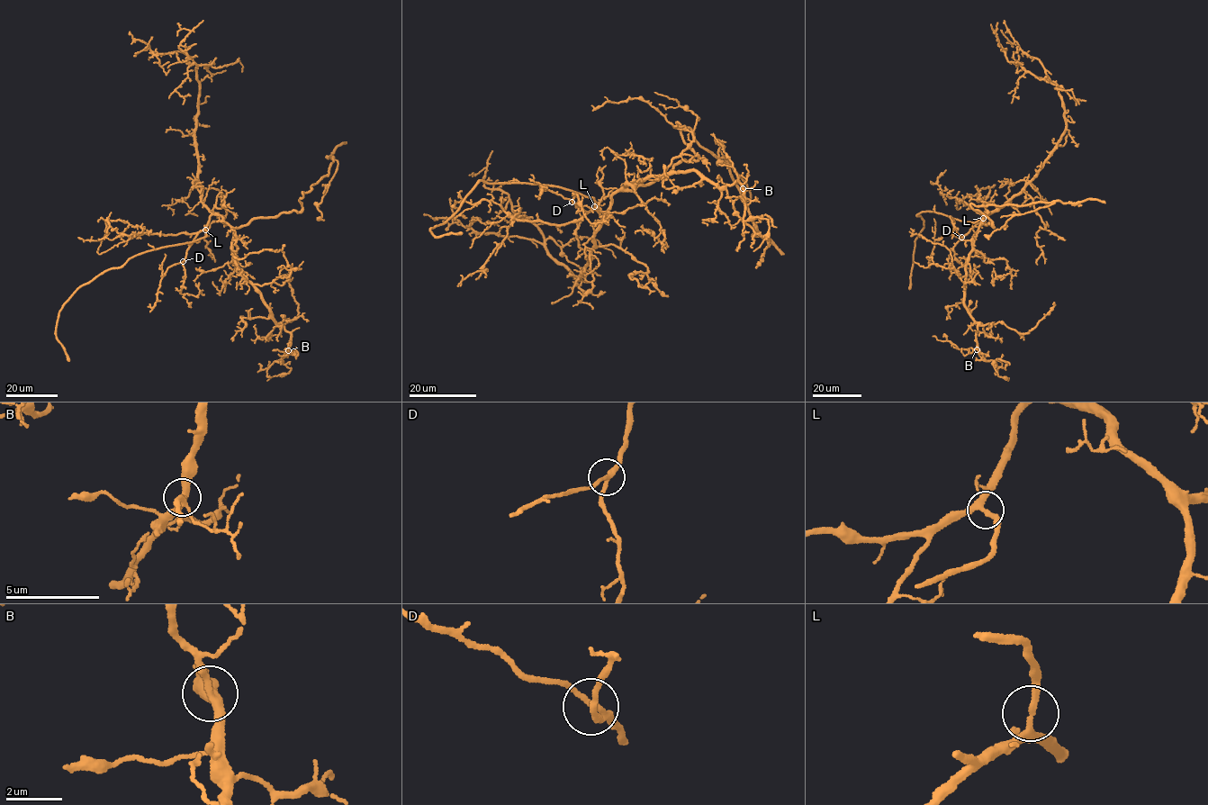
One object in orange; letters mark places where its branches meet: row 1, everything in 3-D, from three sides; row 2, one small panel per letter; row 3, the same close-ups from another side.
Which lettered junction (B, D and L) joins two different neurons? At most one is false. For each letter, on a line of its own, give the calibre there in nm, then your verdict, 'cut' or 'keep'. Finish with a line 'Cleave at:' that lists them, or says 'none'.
B: calibre 280 nm; keep
D: calibre 170 nm; keep
L: calibre 200 nm; keep
Cleave at: none

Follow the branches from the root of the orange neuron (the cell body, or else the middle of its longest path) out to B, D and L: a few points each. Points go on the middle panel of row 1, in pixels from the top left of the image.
B: (617, 192), (626, 184), (632, 186), (650, 176), (692, 170), (717, 186), (737, 181), (743, 188)
D: (617, 192), (612, 194), (611, 205), (603, 216), (593, 209), (585, 212), (572, 202)
L: (617, 192), (612, 194), (611, 205), (603, 216), (594, 206)

